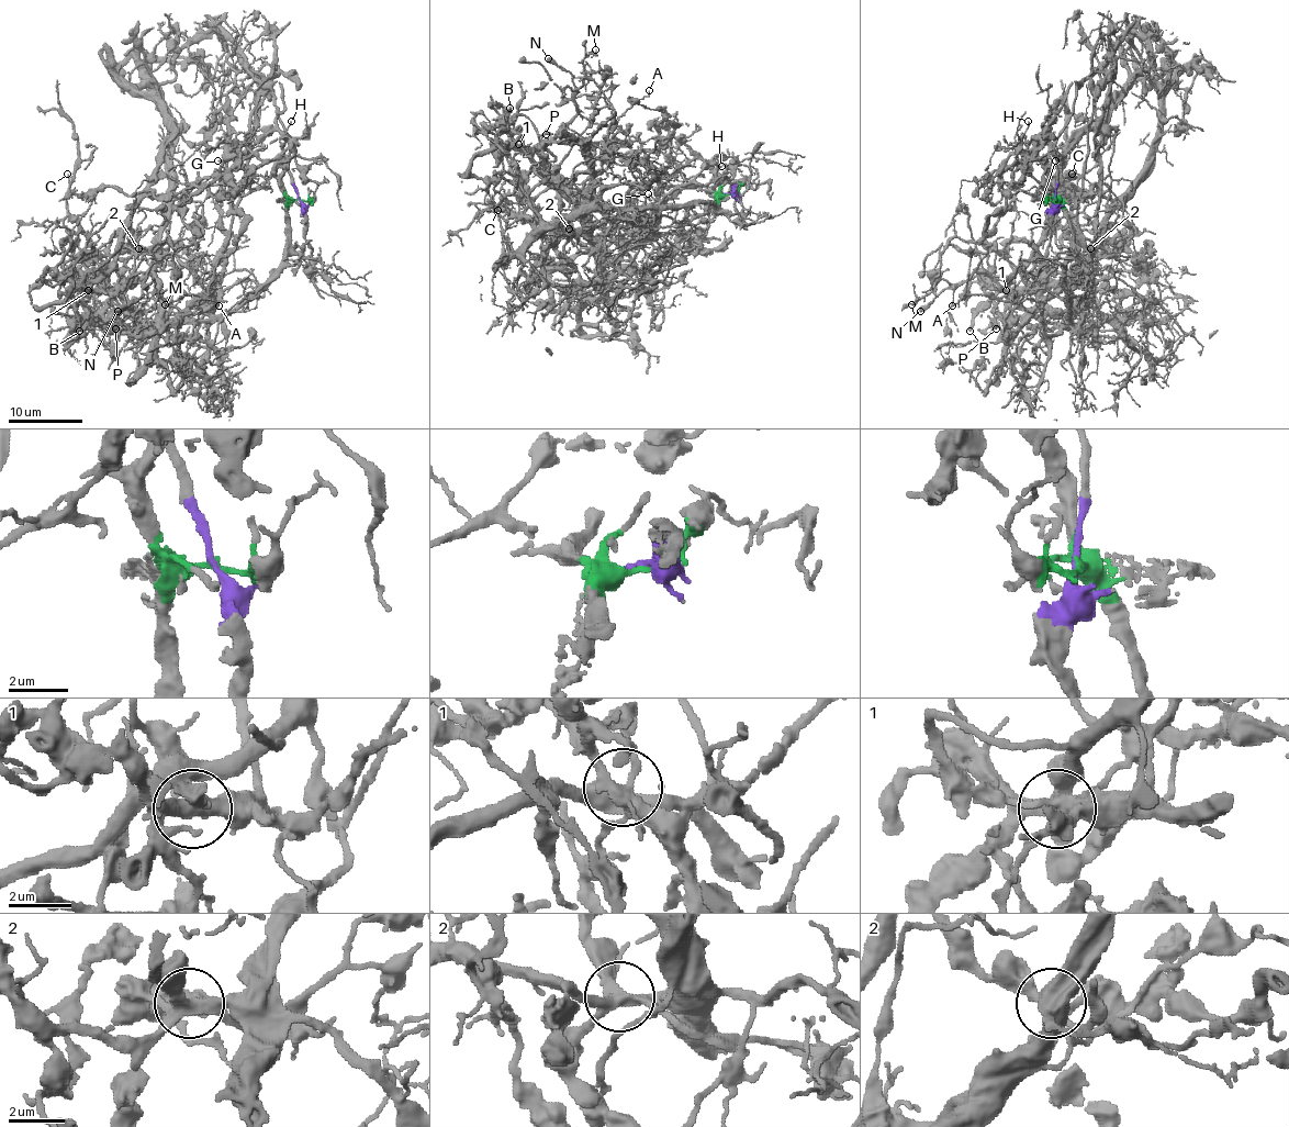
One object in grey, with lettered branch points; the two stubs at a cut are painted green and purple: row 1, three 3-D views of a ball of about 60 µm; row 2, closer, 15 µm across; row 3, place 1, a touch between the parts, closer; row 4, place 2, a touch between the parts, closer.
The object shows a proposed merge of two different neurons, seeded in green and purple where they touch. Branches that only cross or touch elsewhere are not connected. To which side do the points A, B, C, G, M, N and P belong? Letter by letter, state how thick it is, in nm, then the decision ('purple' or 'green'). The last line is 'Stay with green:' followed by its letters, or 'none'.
A: 120 nm | purple
B: 280 nm | purple
C: 150 nm | purple
G: 90 nm | purple
M: 100 nm | purple
N: 480 nm | purple
P: 320 nm | purple
Stay with green: none

